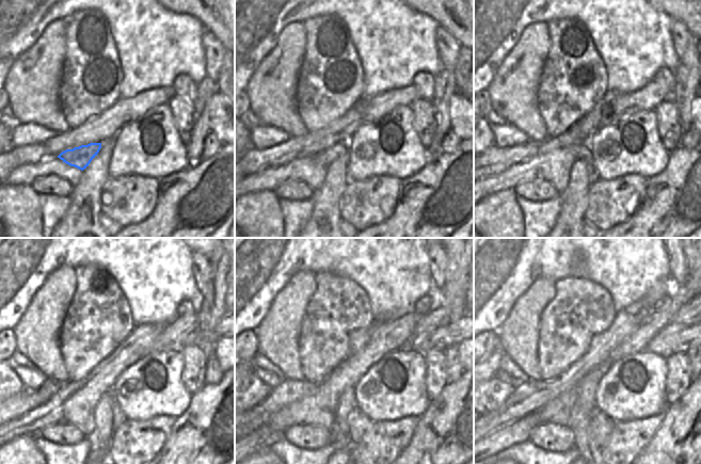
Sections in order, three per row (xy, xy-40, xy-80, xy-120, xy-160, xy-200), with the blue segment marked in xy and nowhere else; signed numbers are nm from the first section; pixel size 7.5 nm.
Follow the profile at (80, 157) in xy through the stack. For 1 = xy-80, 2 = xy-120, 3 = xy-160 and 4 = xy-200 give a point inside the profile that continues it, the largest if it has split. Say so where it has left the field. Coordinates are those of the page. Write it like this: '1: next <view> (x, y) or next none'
1: next xy-80 (584, 153)
2: next xy-120 (117, 417)
3: next xy-160 (359, 422)
4: next xy-200 (601, 425)

